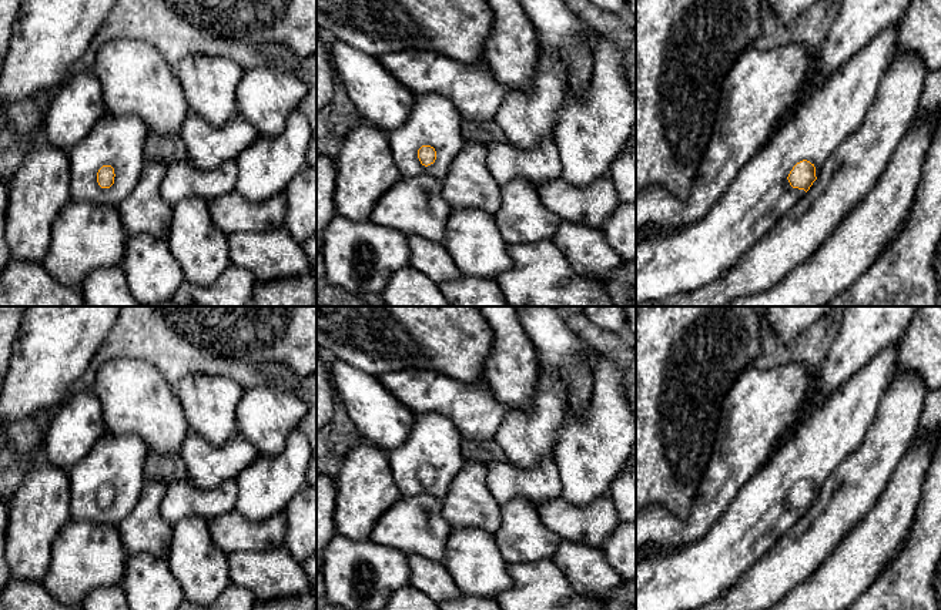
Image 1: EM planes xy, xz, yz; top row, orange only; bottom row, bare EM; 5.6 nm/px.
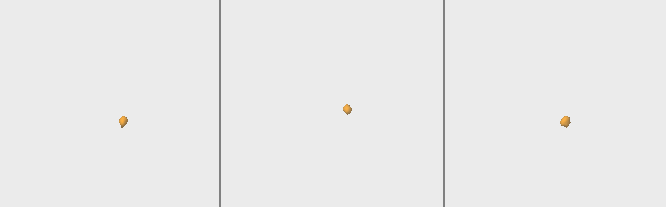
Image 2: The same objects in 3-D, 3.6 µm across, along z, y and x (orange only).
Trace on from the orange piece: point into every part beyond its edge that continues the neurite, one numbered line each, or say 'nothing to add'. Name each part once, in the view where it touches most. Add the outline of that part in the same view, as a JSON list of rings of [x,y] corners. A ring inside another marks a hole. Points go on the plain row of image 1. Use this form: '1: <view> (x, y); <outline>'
1: yz (760, 515); [[[898,342],[873,358],[853,379],[835,391],[798,430],[768,459],[731,500],[707,534],[680,549],[667,549],[636,560],[636,610],[694,610],[716,600],[753,564],[760,562],[804,516],[806,510],[793,507],[787,499],[793,486],[807,479],[821,492],[835,469],[865,440],[867,429],[877,418],[878,403],[897,373]]]

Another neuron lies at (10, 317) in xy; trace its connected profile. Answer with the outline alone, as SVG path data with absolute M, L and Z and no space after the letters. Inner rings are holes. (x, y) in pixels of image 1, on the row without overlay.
M0 306L0 391L10 371L13 345L29 306Z

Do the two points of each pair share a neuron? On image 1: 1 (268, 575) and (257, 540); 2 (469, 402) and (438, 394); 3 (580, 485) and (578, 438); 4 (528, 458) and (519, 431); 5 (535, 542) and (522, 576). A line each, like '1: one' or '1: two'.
1: two
2: one
3: one
4: one
5: two

